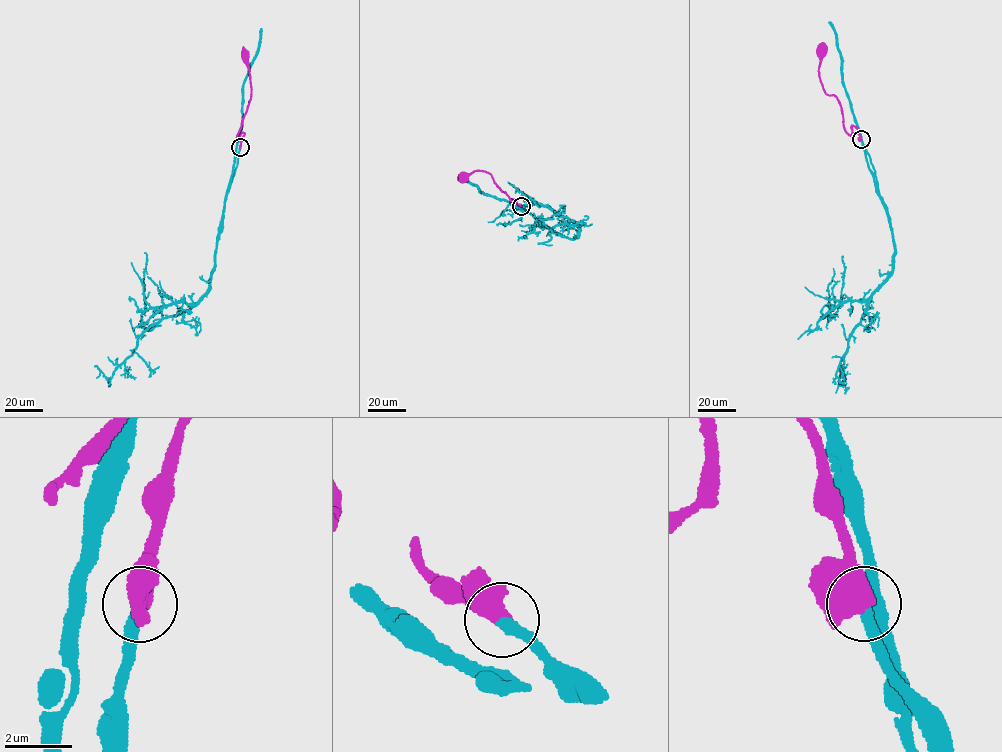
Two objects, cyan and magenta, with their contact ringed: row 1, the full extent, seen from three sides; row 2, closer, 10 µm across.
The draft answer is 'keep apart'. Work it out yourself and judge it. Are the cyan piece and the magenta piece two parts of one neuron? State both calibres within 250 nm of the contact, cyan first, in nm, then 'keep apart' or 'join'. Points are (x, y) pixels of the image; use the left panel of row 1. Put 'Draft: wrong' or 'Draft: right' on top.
Draft: right
340/700 nm | keep apart

